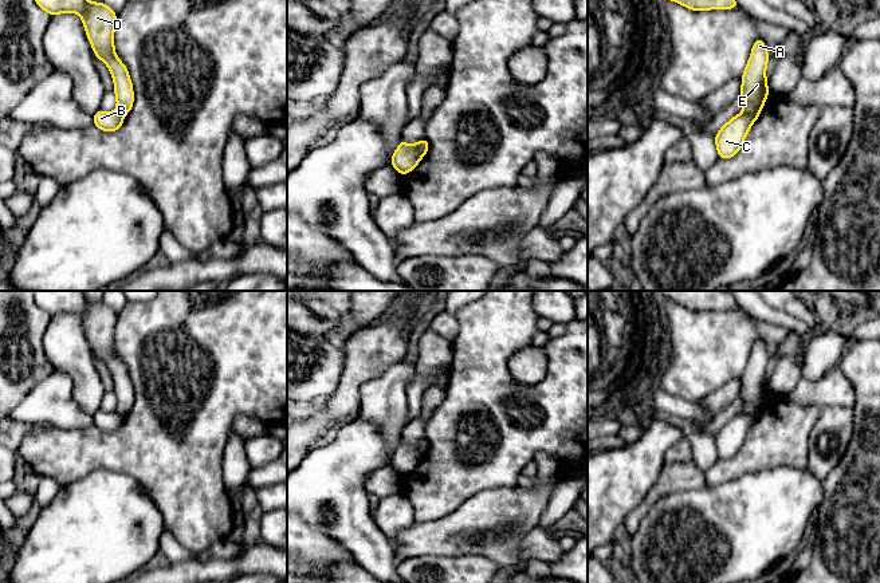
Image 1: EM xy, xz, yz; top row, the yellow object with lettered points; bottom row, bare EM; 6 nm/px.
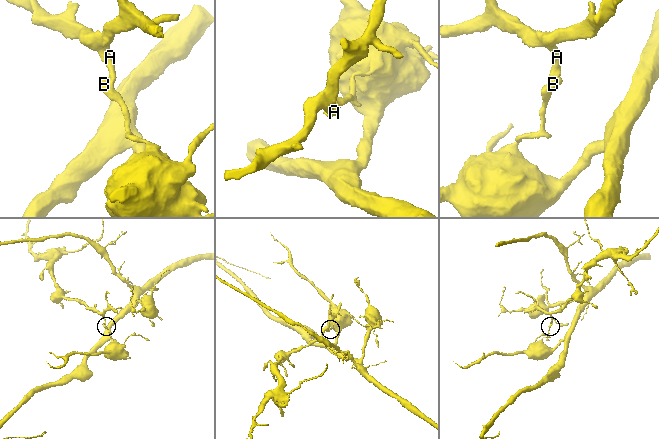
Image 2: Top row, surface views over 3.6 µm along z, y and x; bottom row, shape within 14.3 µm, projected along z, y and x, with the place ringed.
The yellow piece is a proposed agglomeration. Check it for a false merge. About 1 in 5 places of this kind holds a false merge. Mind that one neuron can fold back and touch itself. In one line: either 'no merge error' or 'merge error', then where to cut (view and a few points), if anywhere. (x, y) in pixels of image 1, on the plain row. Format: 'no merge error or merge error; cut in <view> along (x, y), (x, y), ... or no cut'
merge error; cut in yz along (763, 401), (755, 410), (742, 414)

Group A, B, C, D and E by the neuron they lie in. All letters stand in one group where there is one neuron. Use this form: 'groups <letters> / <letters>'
groups A D E / B C

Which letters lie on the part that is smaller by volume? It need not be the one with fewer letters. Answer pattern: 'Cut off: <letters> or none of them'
Cut off: A, D, E

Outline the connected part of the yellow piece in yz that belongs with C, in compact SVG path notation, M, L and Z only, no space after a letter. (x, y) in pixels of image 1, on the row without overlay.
M765 402L751 414L738 414L731 418L715 436L718 456L720 460L732 458L742 448L751 425L758 419Z

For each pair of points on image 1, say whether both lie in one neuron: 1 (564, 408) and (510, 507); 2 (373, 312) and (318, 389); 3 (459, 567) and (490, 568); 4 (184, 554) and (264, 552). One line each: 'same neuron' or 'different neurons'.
1: different neurons
2: same neuron
3: same neuron
4: different neurons

